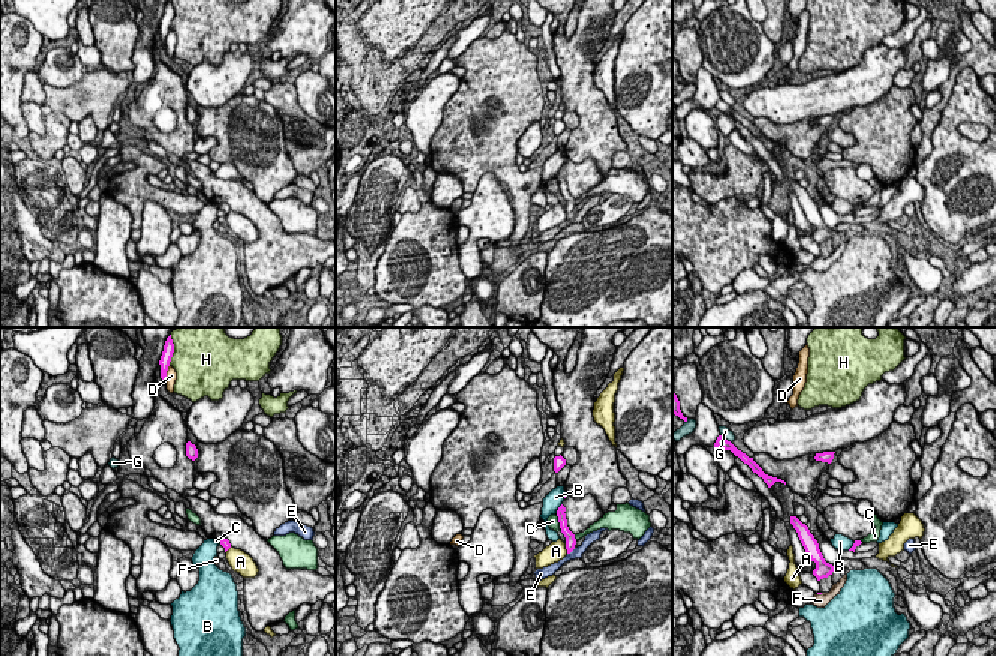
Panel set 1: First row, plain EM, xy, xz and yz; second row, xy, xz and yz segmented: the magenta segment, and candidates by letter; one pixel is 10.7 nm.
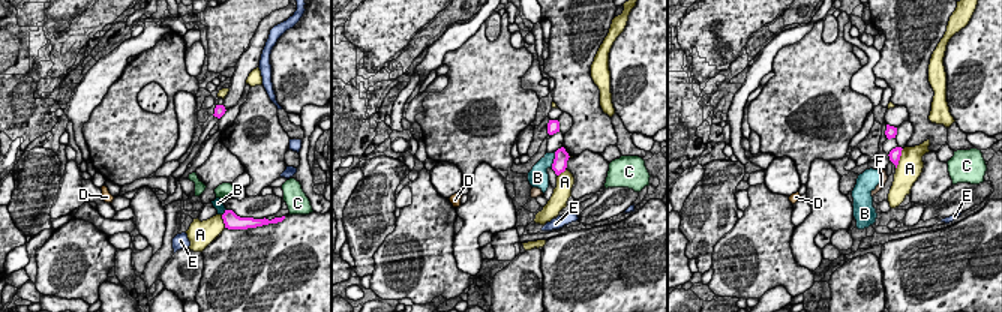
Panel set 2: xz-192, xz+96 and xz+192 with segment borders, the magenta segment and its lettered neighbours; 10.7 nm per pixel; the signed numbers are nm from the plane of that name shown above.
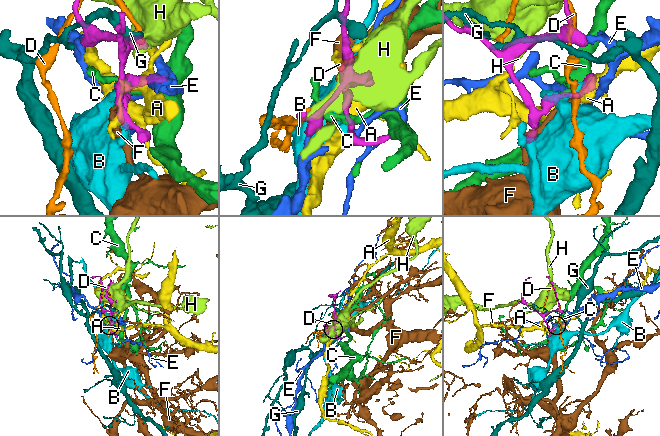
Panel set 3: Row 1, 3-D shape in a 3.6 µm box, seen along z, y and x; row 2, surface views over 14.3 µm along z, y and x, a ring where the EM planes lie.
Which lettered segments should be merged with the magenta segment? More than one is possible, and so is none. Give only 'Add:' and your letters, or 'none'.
Add: F

